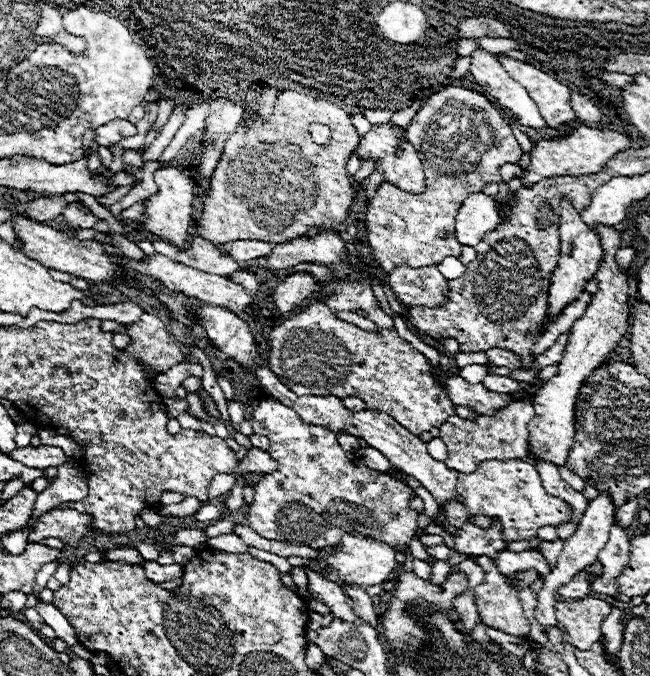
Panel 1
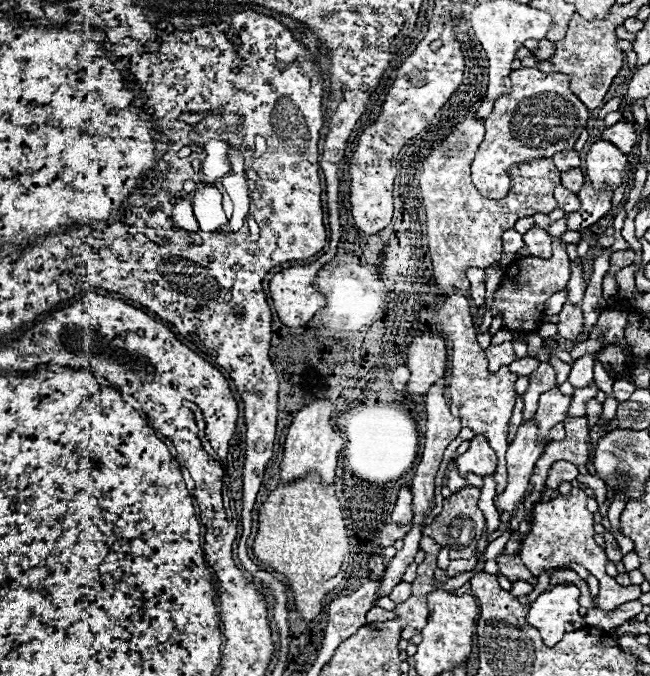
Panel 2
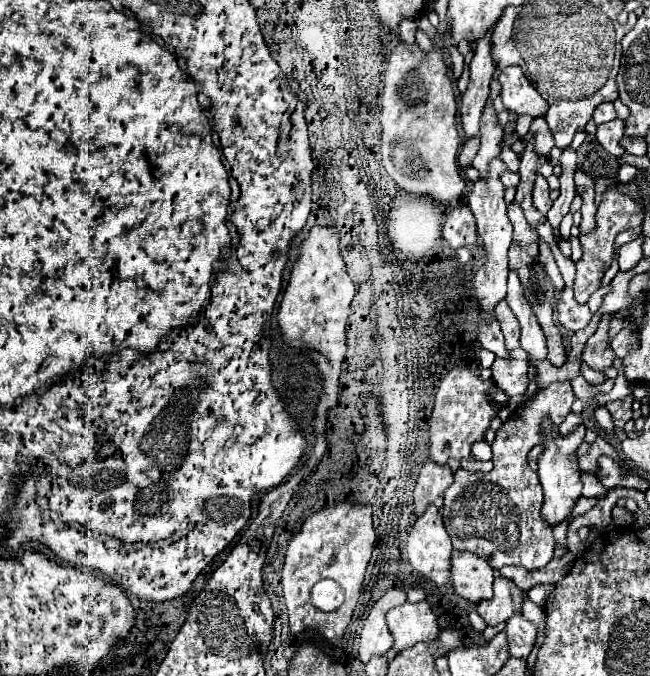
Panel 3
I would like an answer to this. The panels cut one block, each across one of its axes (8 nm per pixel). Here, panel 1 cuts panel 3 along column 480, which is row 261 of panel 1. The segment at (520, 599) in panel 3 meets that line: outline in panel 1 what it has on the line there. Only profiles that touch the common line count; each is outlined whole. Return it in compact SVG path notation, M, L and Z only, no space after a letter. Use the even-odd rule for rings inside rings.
M596 226L596 234L602 242L604 256L598 266L598 274L594 278L598 280L598 292L592 294L592 300L586 308L586 312L572 324L568 332L568 344L562 356L562 362L558 366L558 374L542 384L542 388L536 392L534 398L534 410L536 416L530 420L530 450L532 456L538 460L552 462L556 466L564 466L568 458L568 450L574 442L574 406L576 396L580 392L580 386L584 380L594 372L594 368L600 368L606 362L606 356L616 348L616 344L622 340L628 328L628 282L624 270L616 262L616 252L622 248L622 234L612 226Z

